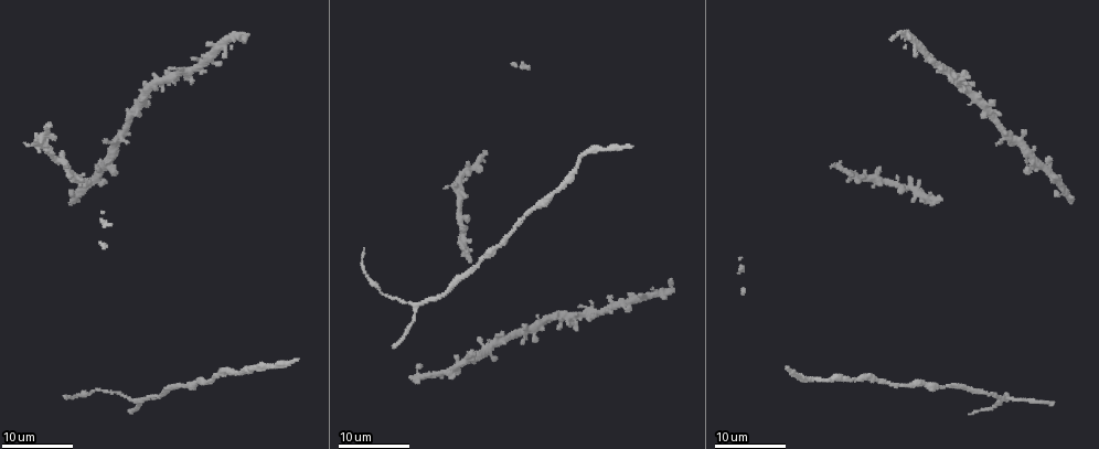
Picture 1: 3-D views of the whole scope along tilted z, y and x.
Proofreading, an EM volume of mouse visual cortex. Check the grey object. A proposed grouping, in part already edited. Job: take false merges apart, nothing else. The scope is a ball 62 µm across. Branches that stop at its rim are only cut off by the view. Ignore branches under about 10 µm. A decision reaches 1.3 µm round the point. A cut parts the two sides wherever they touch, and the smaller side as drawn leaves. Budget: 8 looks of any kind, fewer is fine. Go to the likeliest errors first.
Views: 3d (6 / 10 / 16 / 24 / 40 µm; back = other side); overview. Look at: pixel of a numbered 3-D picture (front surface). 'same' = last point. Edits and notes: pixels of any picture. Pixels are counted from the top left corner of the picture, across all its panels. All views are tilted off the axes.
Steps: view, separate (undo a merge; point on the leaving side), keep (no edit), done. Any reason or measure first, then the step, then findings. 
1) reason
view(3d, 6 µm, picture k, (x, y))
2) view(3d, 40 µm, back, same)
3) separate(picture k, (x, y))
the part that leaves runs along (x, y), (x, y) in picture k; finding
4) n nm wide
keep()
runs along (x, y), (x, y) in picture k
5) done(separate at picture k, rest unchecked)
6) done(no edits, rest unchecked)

three arms meet
view(3d, 24 µm, picture 1, (121, 134))

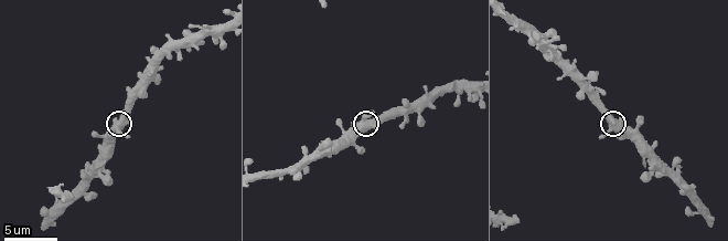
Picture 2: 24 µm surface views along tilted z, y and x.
view(3d, 6 µm, picture 2, (617, 122))

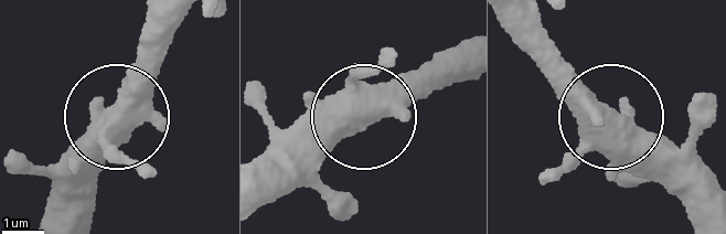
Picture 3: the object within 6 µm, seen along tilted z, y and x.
3 arms
keep()
all the same neuron

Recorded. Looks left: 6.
view(3d, 10 µm, picture 2, (64, 192))

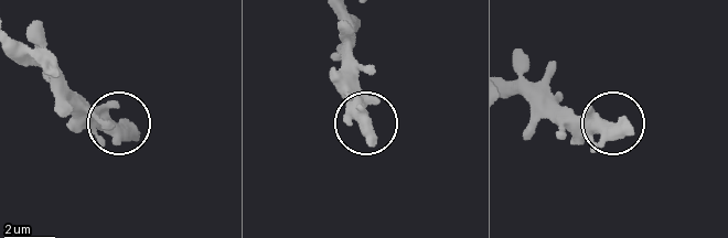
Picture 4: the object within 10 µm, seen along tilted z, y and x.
760 nm wide
keep()
all the same neuron

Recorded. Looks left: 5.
three arms meet
view(3d, 6 µm, picture 2, (223, 31))

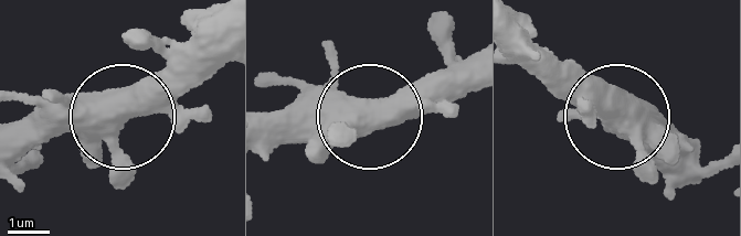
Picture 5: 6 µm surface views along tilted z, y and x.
3 arms
keep()
continuous, no second neuron

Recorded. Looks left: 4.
sudden change in width
view(3d, 24 µm, picture 1, (860, 379))

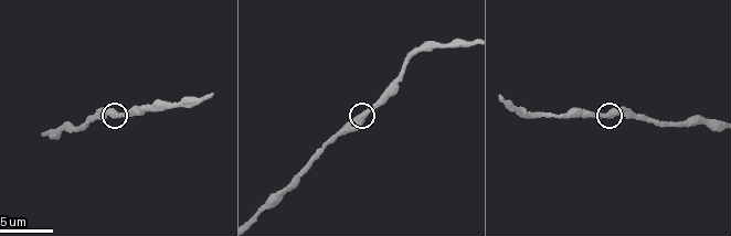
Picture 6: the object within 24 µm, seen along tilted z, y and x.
closer look
view(3d, 10 µm, picture 6, (608, 112))

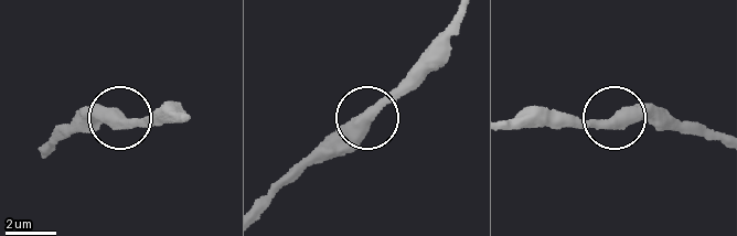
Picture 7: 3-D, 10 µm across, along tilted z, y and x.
view(3d, 10 µm, back, picture 7, (616, 120))

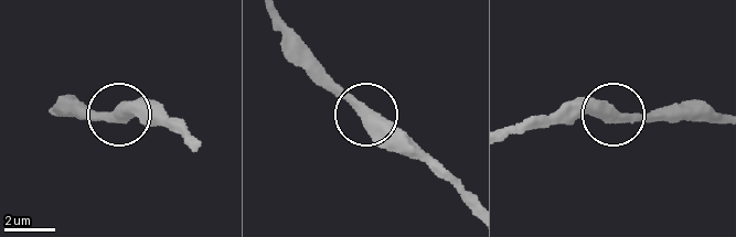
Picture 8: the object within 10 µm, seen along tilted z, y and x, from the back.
keep()
runs along (470, 200), (355, 107), (312, 55) in picture 8; continuous, no second neuron

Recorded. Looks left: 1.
done(no edits, rest unchecked)

